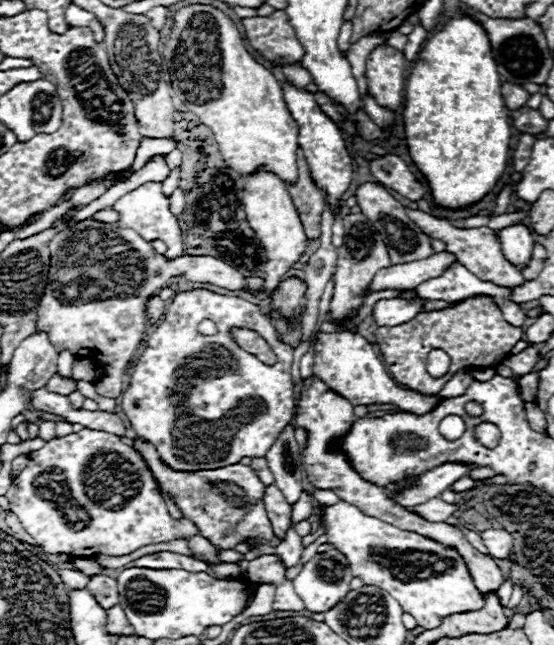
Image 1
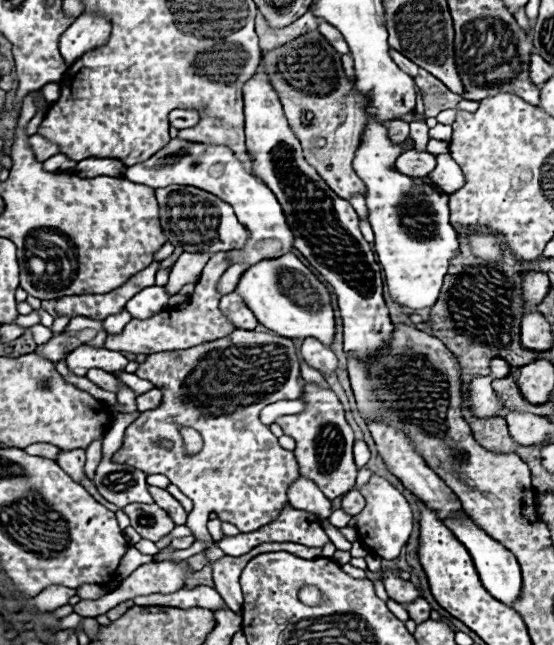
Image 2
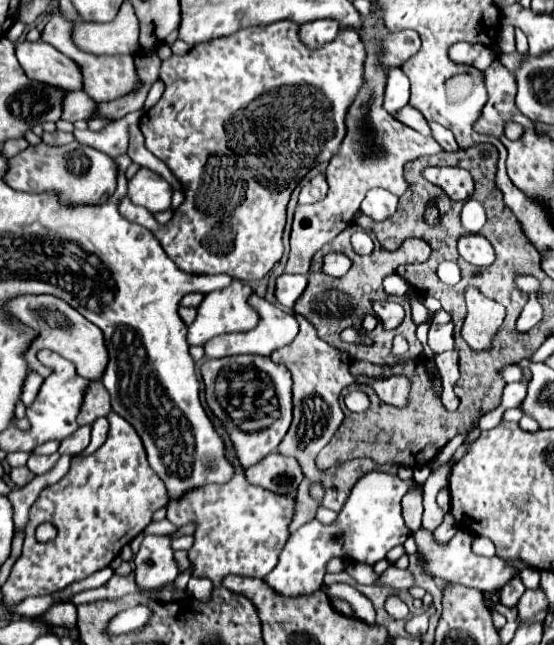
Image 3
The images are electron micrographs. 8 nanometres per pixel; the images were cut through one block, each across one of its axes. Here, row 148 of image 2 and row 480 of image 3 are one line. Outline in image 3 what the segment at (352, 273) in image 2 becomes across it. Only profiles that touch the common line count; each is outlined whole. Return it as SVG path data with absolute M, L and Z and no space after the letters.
M278 452L268 454L246 470L246 480L250 484L262 486L274 494L292 494L302 478L304 474L298 460Z

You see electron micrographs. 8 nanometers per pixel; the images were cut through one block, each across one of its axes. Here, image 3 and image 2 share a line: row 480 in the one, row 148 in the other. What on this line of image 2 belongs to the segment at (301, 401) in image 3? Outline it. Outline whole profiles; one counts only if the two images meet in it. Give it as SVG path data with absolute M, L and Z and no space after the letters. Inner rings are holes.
M308 32L292 42L288 42L286 46L266 52L264 54L264 68L266 74L270 76L270 84L276 88L280 102L284 106L284 114L290 122L290 128L294 130L294 134L298 136L302 150L304 150L304 158L308 160L310 166L316 168L316 172L322 176L322 180L342 198L350 198L352 194L360 192L364 194L364 184L362 180L356 176L354 168L352 168L352 160L354 160L354 152L360 144L360 136L364 132L366 120L368 120L368 112L366 112L366 98L352 94L352 80L348 80L344 76L342 70L342 62L338 52L334 52L334 48L330 48L330 44L326 44L326 40L322 40L322 36L318 36L318 32ZM312 136L324 136L326 138L326 146L324 148L314 148L310 144Z

